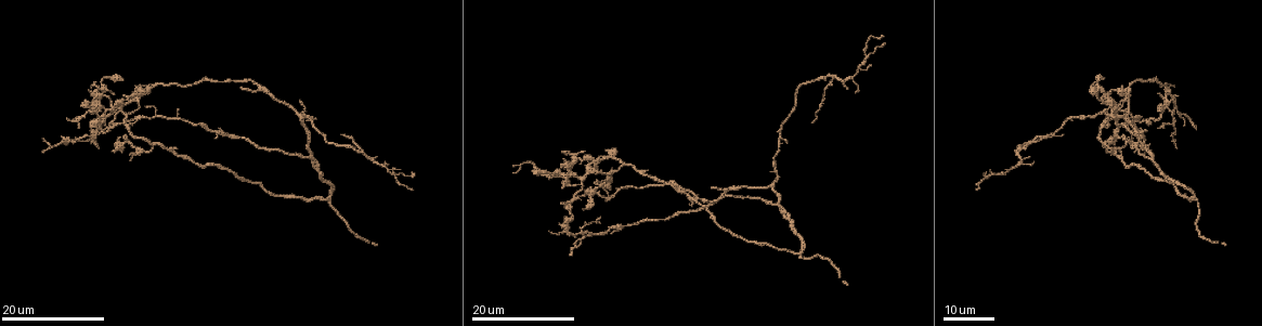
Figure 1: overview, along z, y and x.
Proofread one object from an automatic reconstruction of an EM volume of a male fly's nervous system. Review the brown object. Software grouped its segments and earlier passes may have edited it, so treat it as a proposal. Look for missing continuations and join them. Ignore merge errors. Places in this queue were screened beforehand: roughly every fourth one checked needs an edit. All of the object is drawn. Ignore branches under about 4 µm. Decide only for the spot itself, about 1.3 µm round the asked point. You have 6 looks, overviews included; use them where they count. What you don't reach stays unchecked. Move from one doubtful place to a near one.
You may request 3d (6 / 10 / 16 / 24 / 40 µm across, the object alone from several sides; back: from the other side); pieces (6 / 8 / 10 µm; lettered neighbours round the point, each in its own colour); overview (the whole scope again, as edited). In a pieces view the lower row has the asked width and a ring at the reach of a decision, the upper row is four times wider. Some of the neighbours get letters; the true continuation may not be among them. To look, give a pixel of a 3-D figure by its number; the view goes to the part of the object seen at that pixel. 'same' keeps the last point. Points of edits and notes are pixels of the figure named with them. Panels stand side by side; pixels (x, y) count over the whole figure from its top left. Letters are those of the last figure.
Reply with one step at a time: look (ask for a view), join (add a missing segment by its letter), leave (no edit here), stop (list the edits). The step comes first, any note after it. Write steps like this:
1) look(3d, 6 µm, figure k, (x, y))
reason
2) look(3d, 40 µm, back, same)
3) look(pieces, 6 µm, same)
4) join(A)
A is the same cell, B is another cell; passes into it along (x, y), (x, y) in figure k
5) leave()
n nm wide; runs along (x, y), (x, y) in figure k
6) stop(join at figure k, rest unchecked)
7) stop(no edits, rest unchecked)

look(3d, 16 µm, figure 1, (565, 201))
long arm stops here

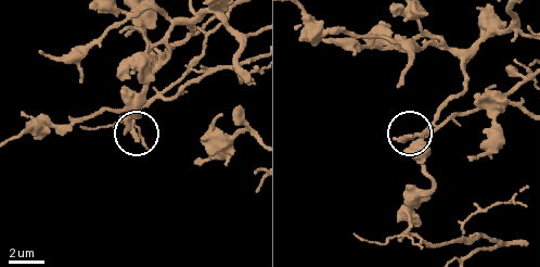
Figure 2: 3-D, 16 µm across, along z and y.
look(pieces, 10 µm, figure 2, (137, 136))

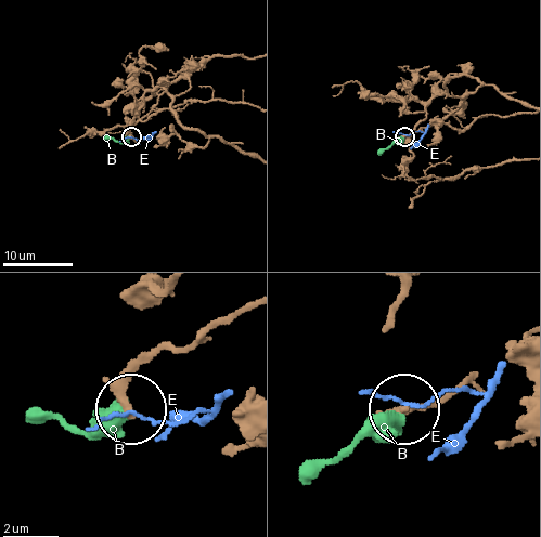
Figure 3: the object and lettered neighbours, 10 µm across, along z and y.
leave()
250 nm wide; B and E are other cells; runs along (459, 385), (402, 409) in figure 3; no lettered segment goes on from it

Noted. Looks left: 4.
look(3d, 24 µm, figure 1, (83, 107))
branch stops here

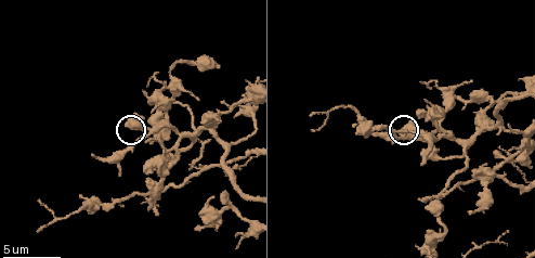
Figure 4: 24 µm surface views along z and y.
look(pieces, 6 µm, figure 4, (127, 124))
see the neighbours

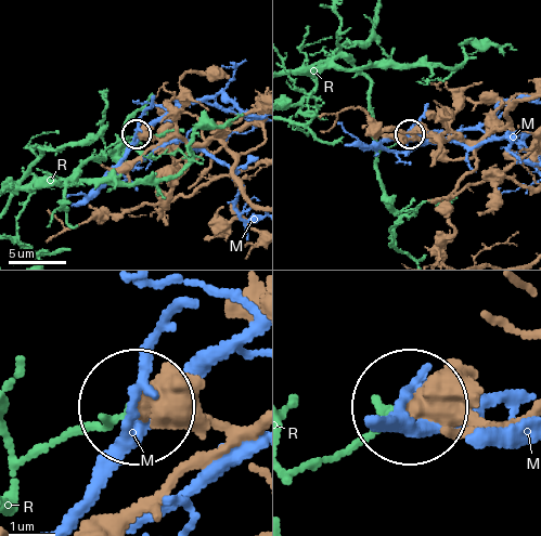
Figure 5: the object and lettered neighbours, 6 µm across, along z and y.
leave()
M and R are other cells; runs along (253, 423), (230, 431), (140, 412) in figure 5; none of them fits

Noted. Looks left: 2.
look(pieces, 8 µm, figure 4, (224, 195))
free end

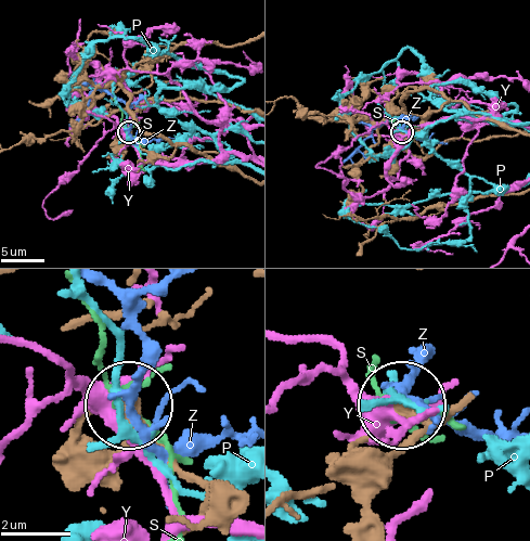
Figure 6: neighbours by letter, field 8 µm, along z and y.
leave()
P, S, Y and Z are other cells; runs along (459, 408), (441, 416), (401, 410) in figure 6; no lettered segment goes on from it

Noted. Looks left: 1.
stop(no edits, rest unchecked)

